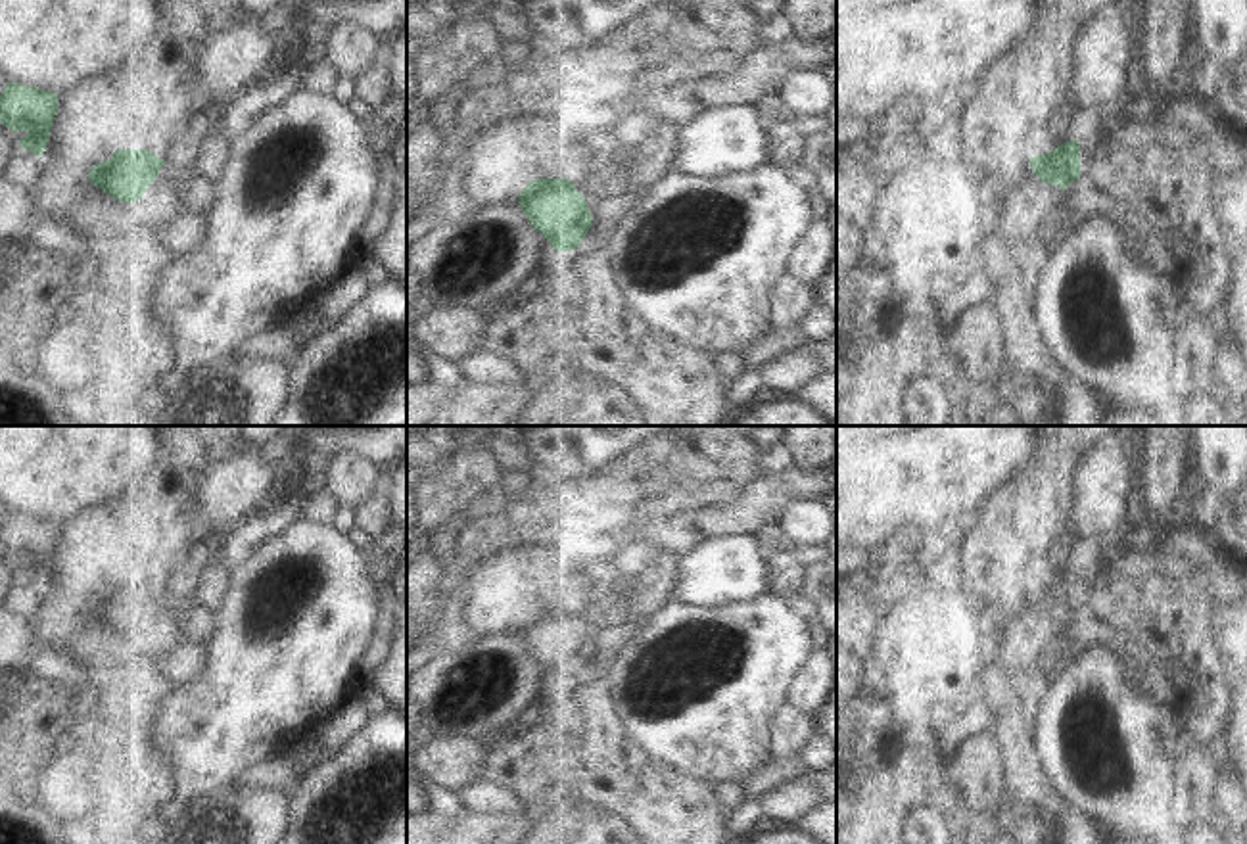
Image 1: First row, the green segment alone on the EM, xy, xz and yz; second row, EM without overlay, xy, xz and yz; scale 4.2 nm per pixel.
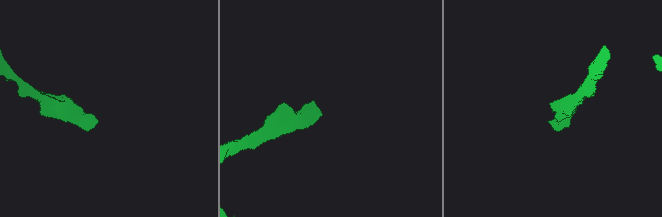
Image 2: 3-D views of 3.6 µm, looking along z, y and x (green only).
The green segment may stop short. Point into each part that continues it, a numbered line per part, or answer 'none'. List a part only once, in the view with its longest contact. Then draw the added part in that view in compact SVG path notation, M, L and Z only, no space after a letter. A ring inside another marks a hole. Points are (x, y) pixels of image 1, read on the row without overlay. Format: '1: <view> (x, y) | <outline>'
1: xz (599, 610) | M589 577L579 602L566 606L585 627L593 650L616 639L622 608L627 604L635 579Z

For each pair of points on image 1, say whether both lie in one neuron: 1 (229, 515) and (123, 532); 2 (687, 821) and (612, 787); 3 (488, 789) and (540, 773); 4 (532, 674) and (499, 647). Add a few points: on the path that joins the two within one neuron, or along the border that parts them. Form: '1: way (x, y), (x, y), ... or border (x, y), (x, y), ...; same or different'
1: border (204, 474), (200, 503), (217, 534); different
2: way (668, 806), (647, 789), (632, 787); same
3: border (499, 770), (501, 777), (517, 793), (545, 802); different
4: way (524, 670), (507, 653); same

